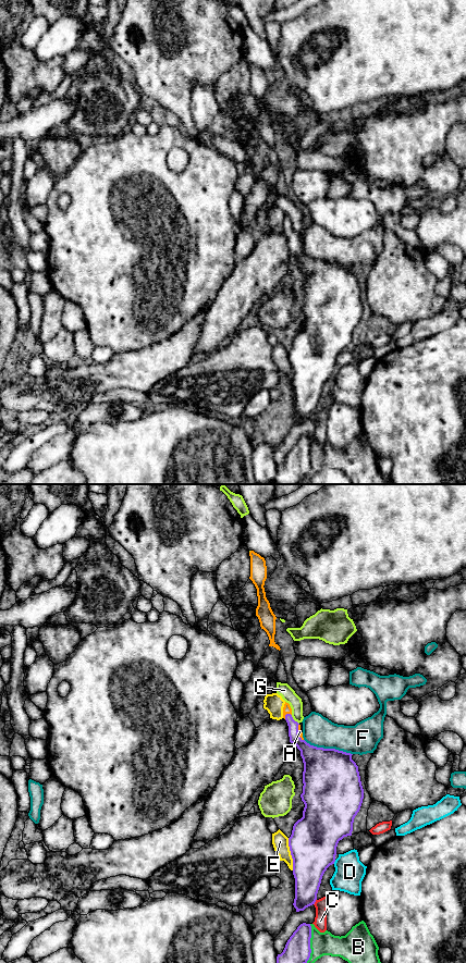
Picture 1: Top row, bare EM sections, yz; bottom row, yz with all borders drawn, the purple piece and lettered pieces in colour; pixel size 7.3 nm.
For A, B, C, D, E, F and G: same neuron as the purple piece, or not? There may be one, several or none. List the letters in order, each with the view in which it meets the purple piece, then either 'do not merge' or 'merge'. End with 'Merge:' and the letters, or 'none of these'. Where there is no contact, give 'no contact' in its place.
A: contact in yz; merge
B: contact in yz; do not merge
C: contact in yz; do not merge
D: contact in yz; do not merge
E: contact in yz; do not merge
F: contact in yz; do not merge
G: contact in yz; do not merge
Merge: A

